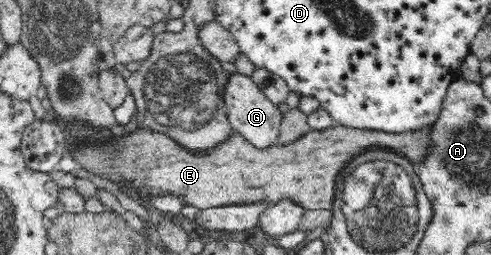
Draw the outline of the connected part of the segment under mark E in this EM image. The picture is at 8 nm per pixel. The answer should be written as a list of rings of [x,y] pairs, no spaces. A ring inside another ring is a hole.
[[[433,123],[421,126],[419,130],[395,133],[349,128],[335,124],[335,126],[322,131],[309,131],[288,145],[275,144],[264,149],[255,148],[241,135],[236,135],[223,141],[221,146],[211,150],[211,154],[207,154],[207,156],[205,154],[193,155],[191,151],[177,146],[177,142],[173,142],[163,133],[137,129],[126,137],[117,140],[113,137],[111,140],[105,140],[103,145],[80,146],[71,155],[85,170],[91,170],[103,178],[108,178],[119,187],[133,184],[133,188],[137,188],[145,197],[171,193],[195,208],[206,209],[231,204],[251,204],[251,202],[259,202],[259,200],[266,200],[273,204],[283,198],[288,198],[306,210],[329,210],[332,208],[335,198],[336,180],[349,161],[371,149],[387,149],[393,153],[401,154],[401,156],[405,154],[411,160],[411,164],[420,165],[426,159],[429,148],[434,145],[431,140],[432,128]]]

